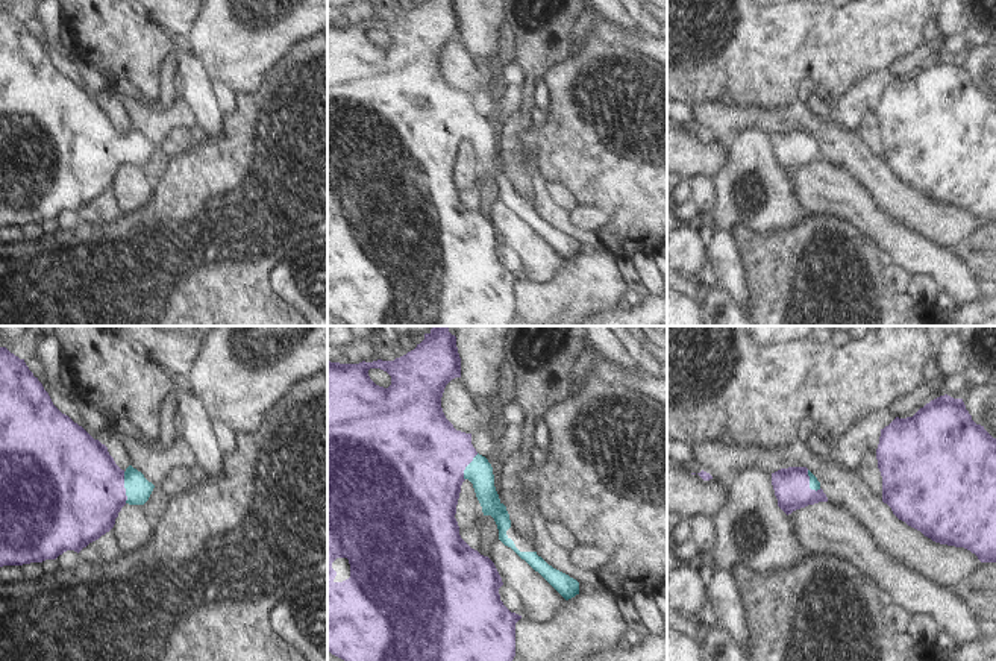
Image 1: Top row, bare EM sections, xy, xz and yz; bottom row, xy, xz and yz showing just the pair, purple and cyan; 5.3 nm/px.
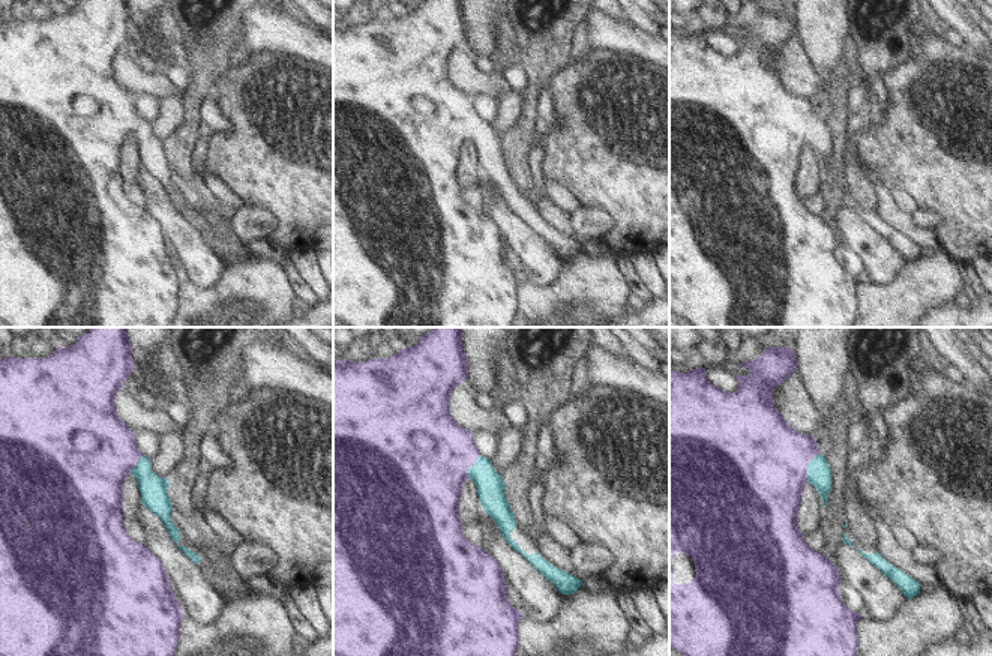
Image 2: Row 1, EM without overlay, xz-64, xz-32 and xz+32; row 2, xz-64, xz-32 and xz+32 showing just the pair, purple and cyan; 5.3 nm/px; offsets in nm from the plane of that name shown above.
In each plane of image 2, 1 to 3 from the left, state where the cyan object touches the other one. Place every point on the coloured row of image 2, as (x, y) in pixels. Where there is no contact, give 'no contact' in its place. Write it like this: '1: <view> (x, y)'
1: xz-64 (137, 463)
2: xz-32 (470, 466)
3: xz+32 (808, 464)

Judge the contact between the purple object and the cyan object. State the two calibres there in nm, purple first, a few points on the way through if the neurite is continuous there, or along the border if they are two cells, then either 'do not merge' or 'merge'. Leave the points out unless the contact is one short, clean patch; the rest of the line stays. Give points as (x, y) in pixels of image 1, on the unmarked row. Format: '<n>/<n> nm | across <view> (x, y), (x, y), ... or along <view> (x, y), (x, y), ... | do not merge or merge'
500/140 nm | across xy (76, 150), (123, 147), (138, 150) | merge

